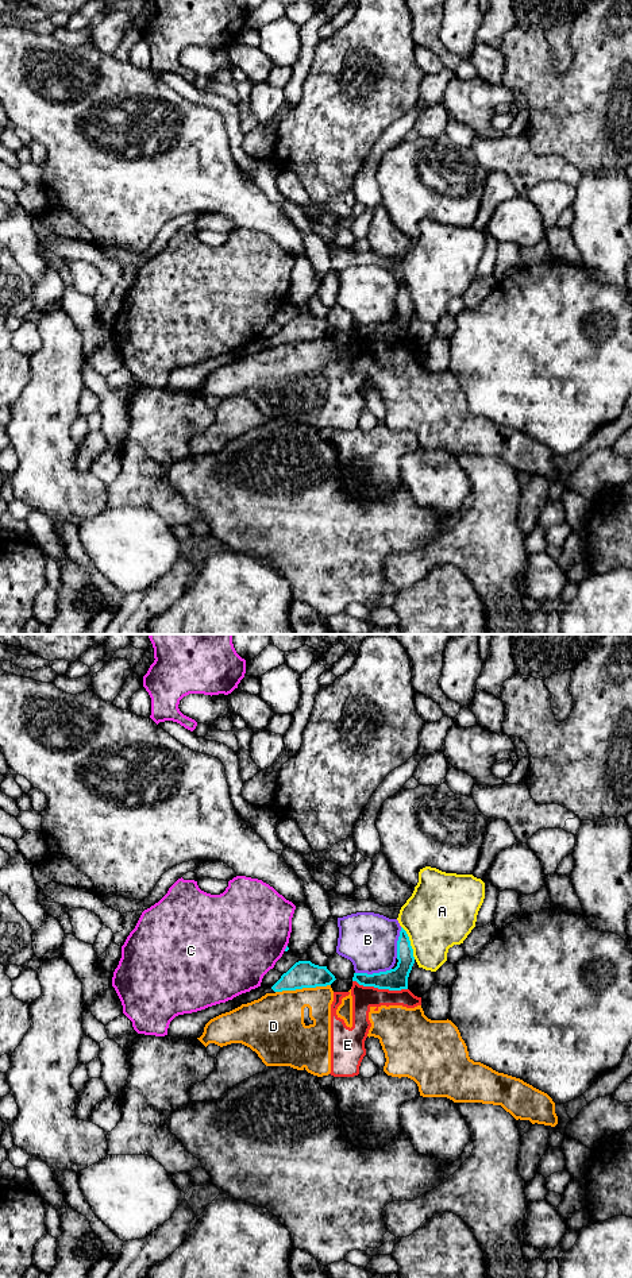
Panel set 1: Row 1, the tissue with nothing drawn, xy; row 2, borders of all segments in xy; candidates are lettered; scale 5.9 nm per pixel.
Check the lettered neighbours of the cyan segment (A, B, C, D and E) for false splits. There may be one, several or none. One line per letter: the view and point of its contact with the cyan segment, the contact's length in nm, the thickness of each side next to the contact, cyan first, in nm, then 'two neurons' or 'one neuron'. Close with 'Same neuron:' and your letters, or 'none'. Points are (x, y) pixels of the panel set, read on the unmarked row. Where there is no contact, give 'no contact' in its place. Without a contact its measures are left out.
A: contact xy (409, 294); length 220 nm; calibres 130 and 400 nm; two neurons
B: contact xy (373, 325); length 220 nm; calibres 130 and 320 nm; two neurons
C: contact xy (286, 300); length 40 nm; calibres 20 and 480 nm; two neurons
D: contact xy (303, 339); length 340 nm; calibres 160 and 320 nm; two neurons
E: contact xy (380, 340); length 340 nm; calibres 130 and 140 nm; two neurons
Same neuron: none

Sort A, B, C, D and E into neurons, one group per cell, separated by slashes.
A / B / C / D E

